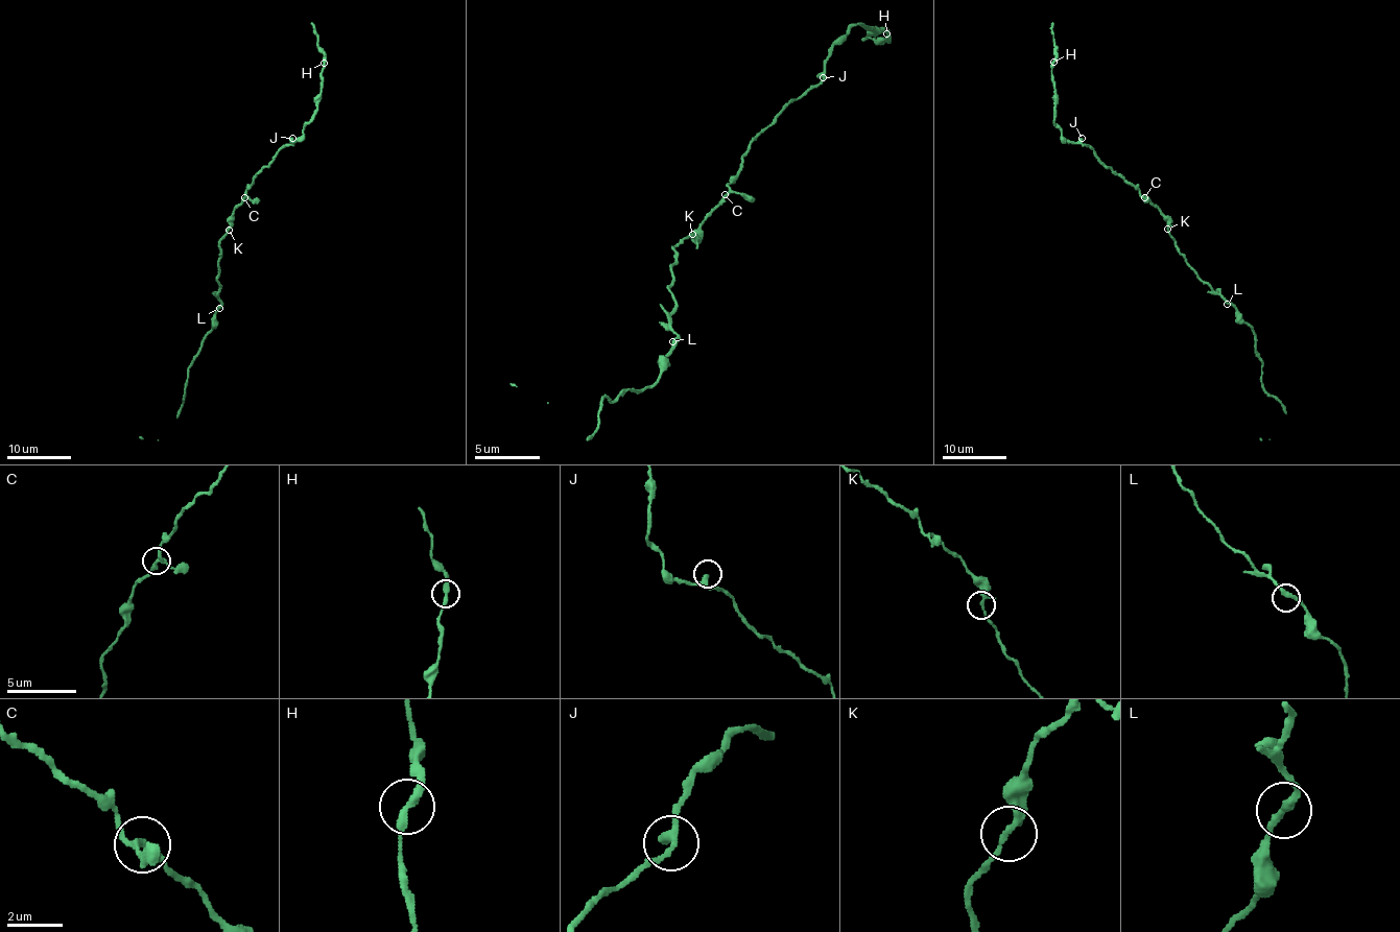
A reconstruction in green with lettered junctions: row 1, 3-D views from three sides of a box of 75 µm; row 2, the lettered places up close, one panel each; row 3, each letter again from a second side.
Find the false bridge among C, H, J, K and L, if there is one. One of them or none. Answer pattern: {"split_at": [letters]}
{"split_at": ["H"]}

